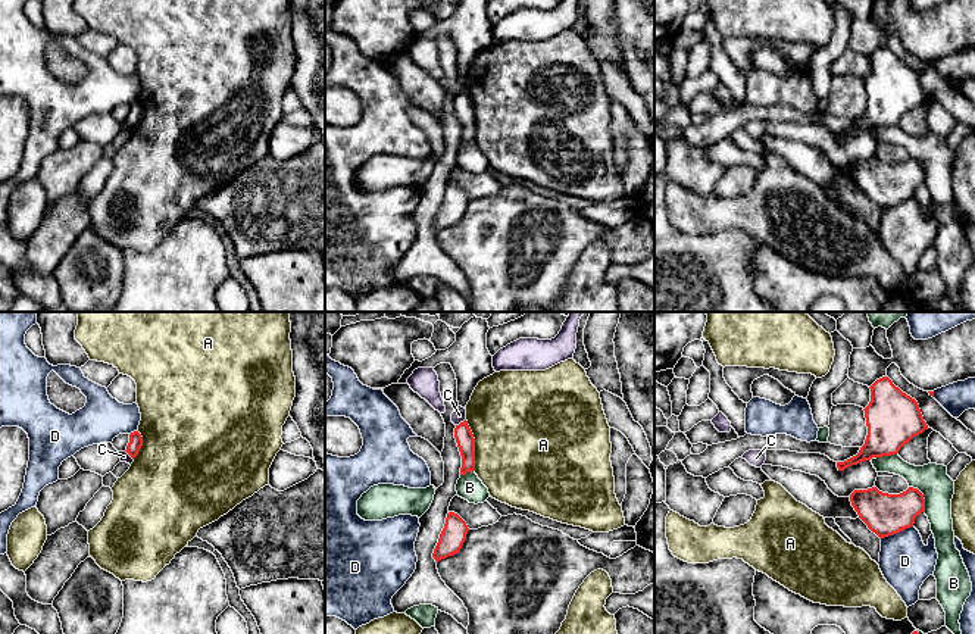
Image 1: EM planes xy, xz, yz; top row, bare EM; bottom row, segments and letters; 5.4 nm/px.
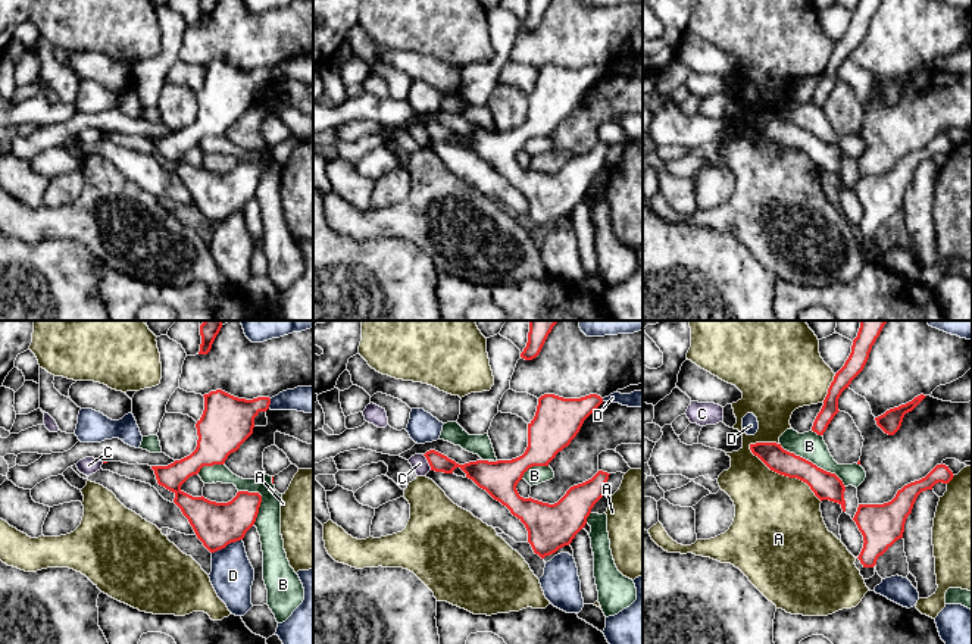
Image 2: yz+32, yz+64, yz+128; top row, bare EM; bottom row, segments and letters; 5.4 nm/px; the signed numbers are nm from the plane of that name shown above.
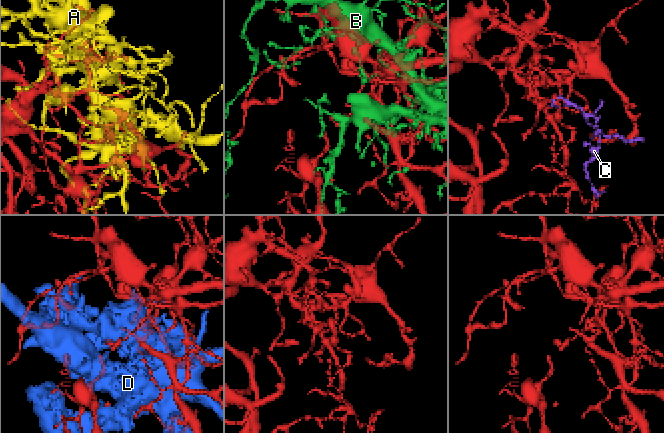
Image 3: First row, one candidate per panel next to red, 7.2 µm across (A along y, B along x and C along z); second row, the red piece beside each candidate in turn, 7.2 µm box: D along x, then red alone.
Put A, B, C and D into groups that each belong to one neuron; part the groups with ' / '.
A / B / C / D

